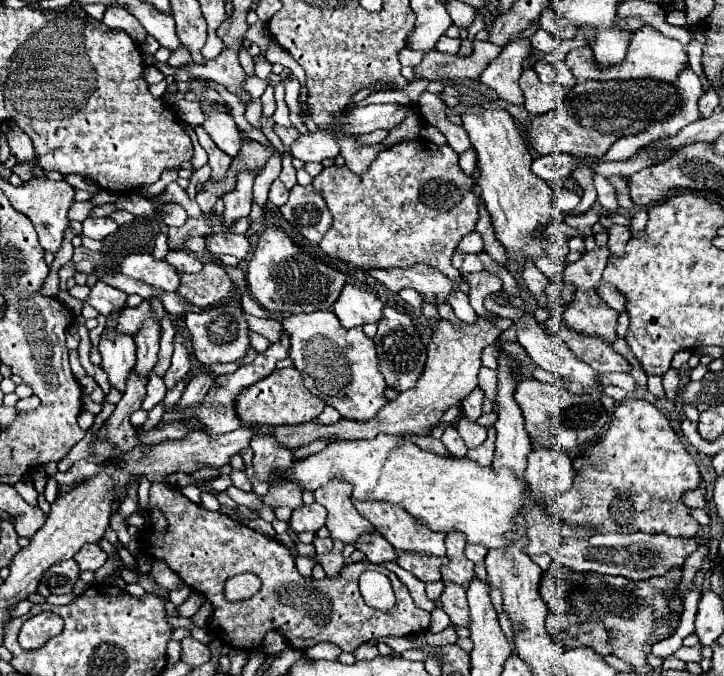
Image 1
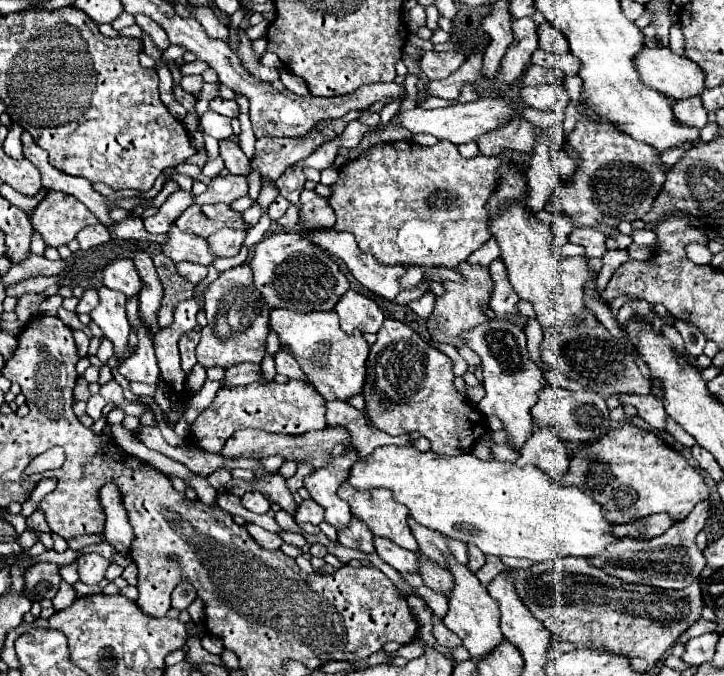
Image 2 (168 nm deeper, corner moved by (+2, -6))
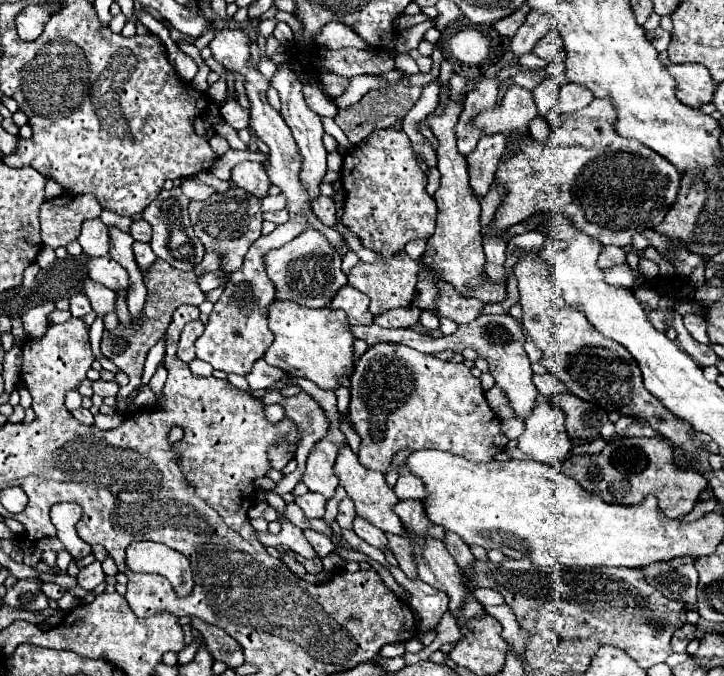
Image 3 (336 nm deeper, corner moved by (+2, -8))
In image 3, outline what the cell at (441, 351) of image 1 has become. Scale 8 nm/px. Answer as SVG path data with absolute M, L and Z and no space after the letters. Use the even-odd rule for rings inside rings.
M448 101L448 107L442 115L430 117L428 123L438 137L438 171L440 171L440 187L434 193L434 201L438 203L438 223L436 231L430 237L430 243L426 243L424 263L432 267L432 271L442 279L444 283L450 283L458 295L468 295L470 281L480 277L484 273L486 255L482 251L482 235L480 235L480 201L476 199L470 183L468 183L468 163L466 157L458 153L456 149L456 123L460 117L462 105Z

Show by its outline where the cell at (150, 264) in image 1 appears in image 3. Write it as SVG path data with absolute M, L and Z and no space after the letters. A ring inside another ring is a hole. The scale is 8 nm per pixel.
M110 255L106 257L92 257L88 263L88 275L96 283L110 287L112 291L126 291L128 289L128 273L122 265L118 265Z

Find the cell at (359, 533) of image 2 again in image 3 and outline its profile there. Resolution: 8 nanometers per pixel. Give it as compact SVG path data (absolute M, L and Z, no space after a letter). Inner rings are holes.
M348 497L342 499L340 505L338 505L338 517L336 517L336 523L340 525L340 529L352 529L354 517L356 517L354 503L352 503Z

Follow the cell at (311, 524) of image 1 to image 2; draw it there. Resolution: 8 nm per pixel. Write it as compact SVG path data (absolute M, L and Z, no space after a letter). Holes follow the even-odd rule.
M304 499L298 505L298 511L294 515L296 523L314 523L314 525L318 525L322 519L324 519L324 509L312 499Z

